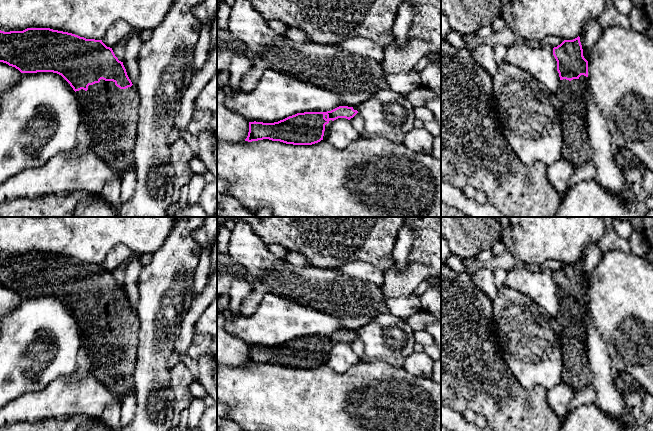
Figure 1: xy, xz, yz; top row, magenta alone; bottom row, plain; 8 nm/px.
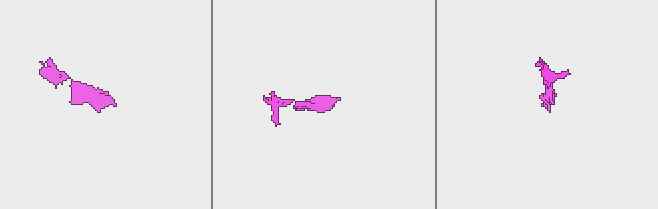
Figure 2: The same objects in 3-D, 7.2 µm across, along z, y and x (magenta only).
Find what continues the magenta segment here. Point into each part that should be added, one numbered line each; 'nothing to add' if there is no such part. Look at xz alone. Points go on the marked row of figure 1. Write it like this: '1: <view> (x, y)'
1: xz (327, 126)

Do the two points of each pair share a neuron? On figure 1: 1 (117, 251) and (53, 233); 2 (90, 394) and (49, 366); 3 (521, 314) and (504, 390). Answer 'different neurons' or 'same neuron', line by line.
1: different neurons
2: different neurons
3: different neurons

